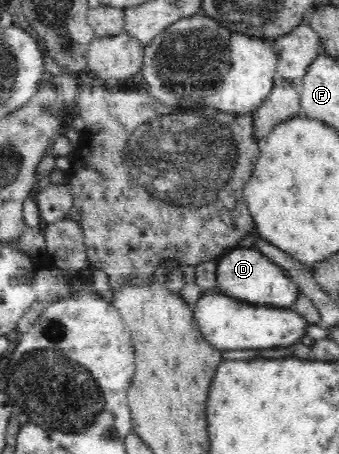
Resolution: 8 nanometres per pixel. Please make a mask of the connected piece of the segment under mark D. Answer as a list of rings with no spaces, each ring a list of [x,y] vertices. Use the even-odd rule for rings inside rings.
[[[235,247],[222,256],[216,268],[217,288],[222,294],[251,304],[290,309],[301,294],[299,286],[286,276],[284,269],[256,248]]]

